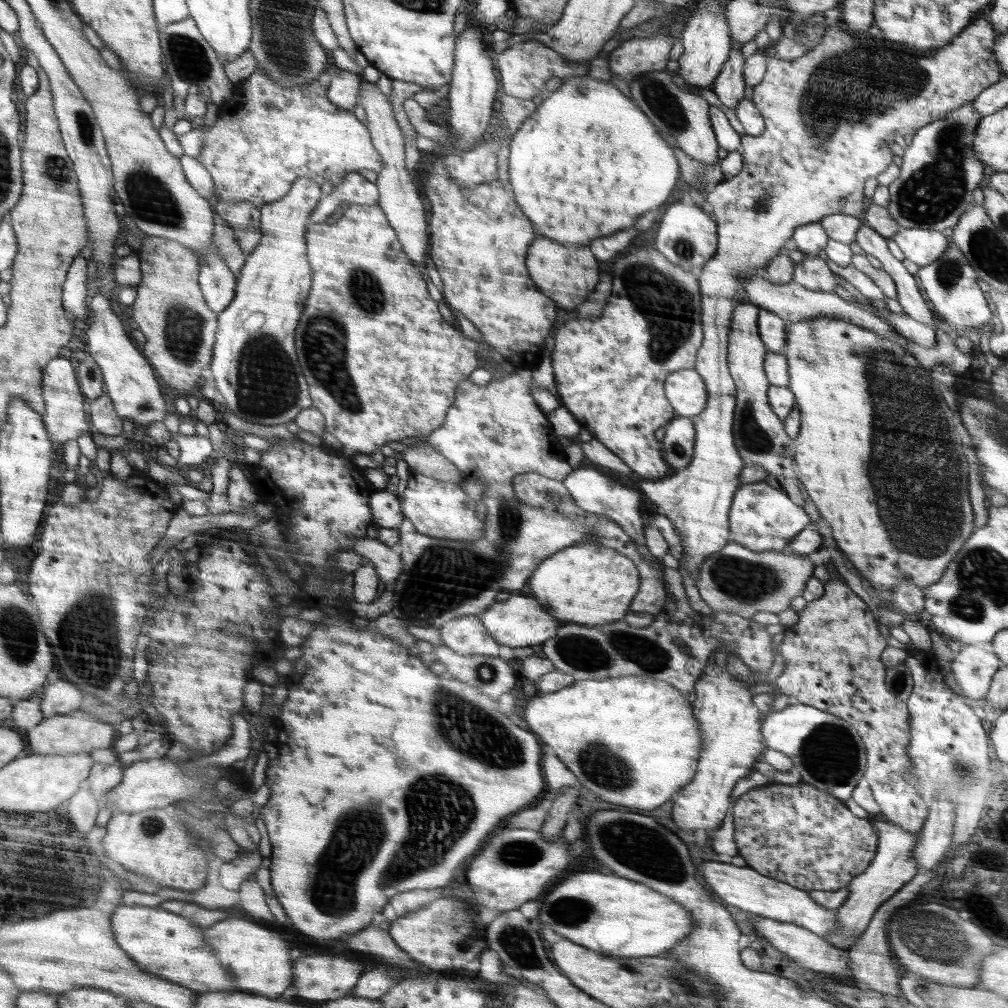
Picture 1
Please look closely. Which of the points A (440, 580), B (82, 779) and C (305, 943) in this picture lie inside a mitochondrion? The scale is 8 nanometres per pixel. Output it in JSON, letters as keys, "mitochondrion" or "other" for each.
{"A":"mitochondrion","B":"other","C":"other"}

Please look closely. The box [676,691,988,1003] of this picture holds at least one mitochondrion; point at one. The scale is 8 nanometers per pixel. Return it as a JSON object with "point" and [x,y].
{"point":[918,929]}

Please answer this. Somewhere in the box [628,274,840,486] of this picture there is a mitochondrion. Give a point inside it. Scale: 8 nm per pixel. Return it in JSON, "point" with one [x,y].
{"point":[755,438]}

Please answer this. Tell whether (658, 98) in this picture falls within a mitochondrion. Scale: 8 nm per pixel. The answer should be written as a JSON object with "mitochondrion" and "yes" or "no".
{"mitochondrion":"yes"}

